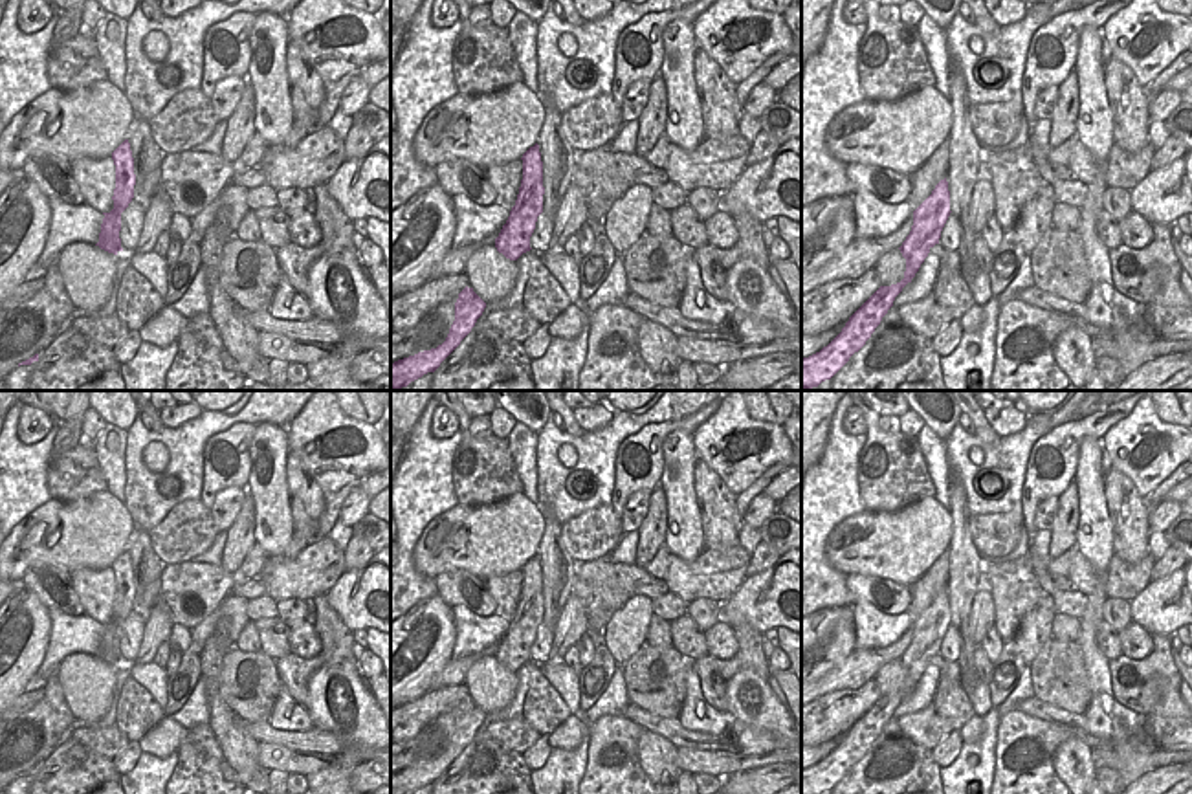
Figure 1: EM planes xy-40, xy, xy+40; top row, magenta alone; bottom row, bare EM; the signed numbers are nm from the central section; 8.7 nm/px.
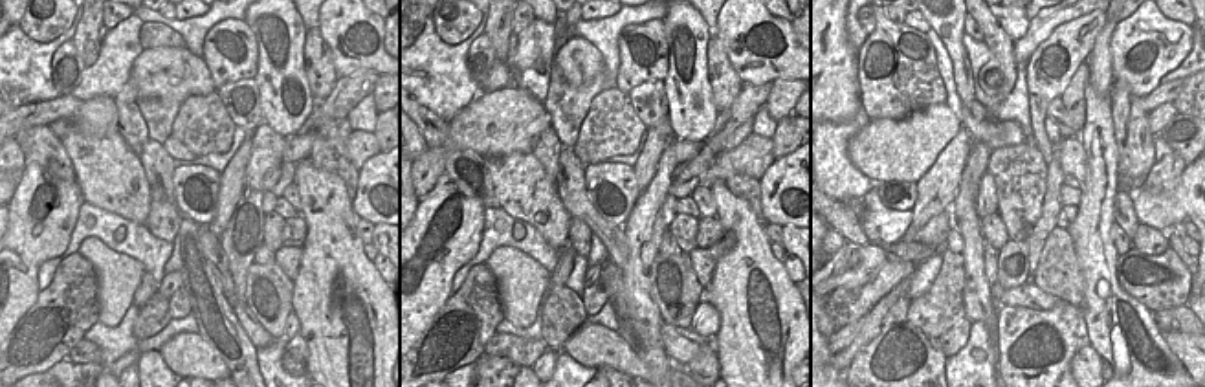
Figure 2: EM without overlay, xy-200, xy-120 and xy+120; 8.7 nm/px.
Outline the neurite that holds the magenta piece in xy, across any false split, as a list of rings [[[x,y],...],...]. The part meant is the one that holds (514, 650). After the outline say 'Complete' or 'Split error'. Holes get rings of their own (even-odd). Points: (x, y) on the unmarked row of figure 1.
[[[535,554],[523,565],[523,590],[515,616],[506,634],[495,649],[495,658],[510,671],[517,671],[530,662],[530,647],[535,640],[537,627],[543,623],[543,572]]]. Complete.

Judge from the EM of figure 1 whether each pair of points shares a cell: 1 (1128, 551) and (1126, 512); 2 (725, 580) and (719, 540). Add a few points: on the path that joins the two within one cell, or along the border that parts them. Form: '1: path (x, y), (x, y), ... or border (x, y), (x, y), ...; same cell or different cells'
1: path (1128, 541), (1128, 521); same cell
2: border (738, 543), (725, 551), (705, 551); different cells

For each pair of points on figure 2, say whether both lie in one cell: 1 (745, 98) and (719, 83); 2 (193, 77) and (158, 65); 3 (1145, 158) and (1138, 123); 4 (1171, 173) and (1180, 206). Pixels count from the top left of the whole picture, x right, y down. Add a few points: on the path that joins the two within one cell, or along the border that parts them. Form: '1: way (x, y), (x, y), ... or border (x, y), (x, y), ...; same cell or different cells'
1: border (745, 85), (736, 99), (719, 112); different cells
2: way (184, 74), (175, 74), (167, 66); same cell
3: way (1138, 149), (1138, 132); same cell
4: border (1185, 165), (1174, 180), (1143, 189); different cells

